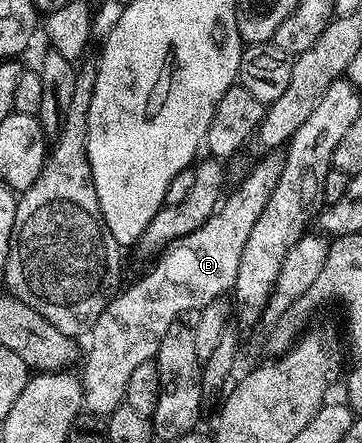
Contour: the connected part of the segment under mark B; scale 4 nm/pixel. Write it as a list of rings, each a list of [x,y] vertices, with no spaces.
[[[282,148],[267,151],[264,154],[264,157],[252,167],[251,174],[232,193],[230,190],[226,194],[225,200],[209,220],[201,223],[197,231],[176,241],[174,245],[167,246],[162,256],[152,264],[156,265],[136,285],[116,292],[108,300],[105,311],[101,311],[101,315],[89,330],[91,346],[88,349],[86,346],[85,356],[81,361],[83,409],[86,412],[106,415],[124,404],[133,371],[137,371],[141,363],[154,361],[161,343],[161,335],[165,335],[165,331],[169,331],[169,327],[184,316],[182,313],[187,313],[190,309],[192,311],[204,309],[209,303],[220,300],[234,290],[237,267],[241,264],[241,251],[245,251],[249,231],[253,231],[253,223],[257,223],[261,211],[265,211],[265,203],[269,203],[269,195],[273,195],[273,187],[277,187],[277,179],[281,179],[281,171],[285,171],[287,154]]]

